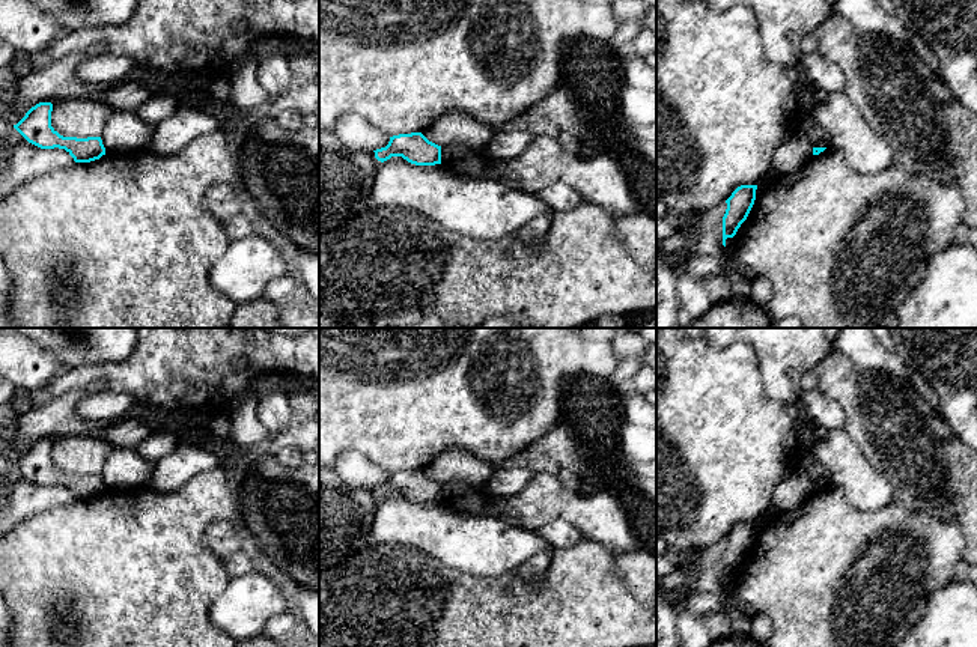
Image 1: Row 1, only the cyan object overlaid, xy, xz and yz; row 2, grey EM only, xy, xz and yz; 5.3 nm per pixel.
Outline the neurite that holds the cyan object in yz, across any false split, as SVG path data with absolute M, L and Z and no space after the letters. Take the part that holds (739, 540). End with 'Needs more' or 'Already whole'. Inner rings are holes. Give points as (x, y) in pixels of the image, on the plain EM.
M741 522L732 533L726 537L727 546L723 554L723 582L726 584L726 576L733 575L747 557L754 537L756 537L757 522Z. Already whole

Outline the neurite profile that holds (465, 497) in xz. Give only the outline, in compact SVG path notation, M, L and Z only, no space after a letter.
M447 481L441 483L441 501L449 503L461 512L471 515L486 516L485 500L488 492L483 486L474 486L467 481Z

